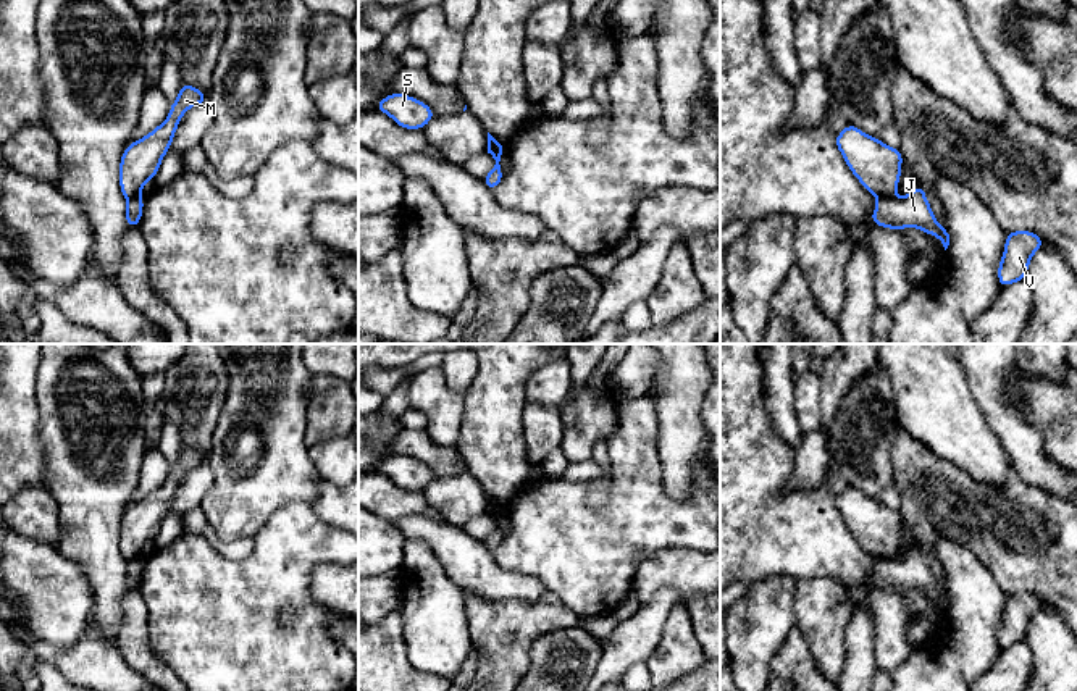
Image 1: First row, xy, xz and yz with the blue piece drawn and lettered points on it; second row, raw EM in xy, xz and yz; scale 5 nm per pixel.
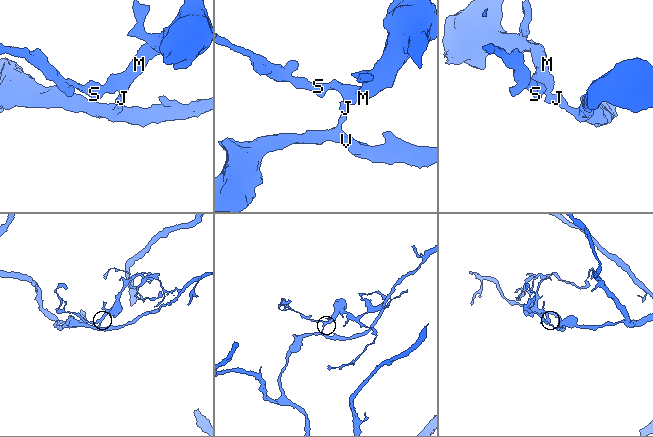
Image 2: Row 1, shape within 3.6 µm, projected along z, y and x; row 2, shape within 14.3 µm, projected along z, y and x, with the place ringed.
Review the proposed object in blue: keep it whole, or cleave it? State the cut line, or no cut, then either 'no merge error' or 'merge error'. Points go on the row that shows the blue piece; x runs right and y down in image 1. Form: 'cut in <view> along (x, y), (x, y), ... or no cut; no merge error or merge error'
cut in yz along (893, 194), (877, 199); merge error

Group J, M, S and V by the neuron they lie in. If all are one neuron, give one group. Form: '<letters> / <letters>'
J V / M S

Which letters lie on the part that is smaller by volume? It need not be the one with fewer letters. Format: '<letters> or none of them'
M, S

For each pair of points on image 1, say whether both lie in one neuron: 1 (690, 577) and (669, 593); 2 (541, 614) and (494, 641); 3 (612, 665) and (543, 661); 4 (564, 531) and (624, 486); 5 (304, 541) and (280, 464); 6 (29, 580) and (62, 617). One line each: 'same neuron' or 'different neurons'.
1: different neurons
2: same neuron
3: different neurons
4: same neuron
5: different neurons
6: same neuron

